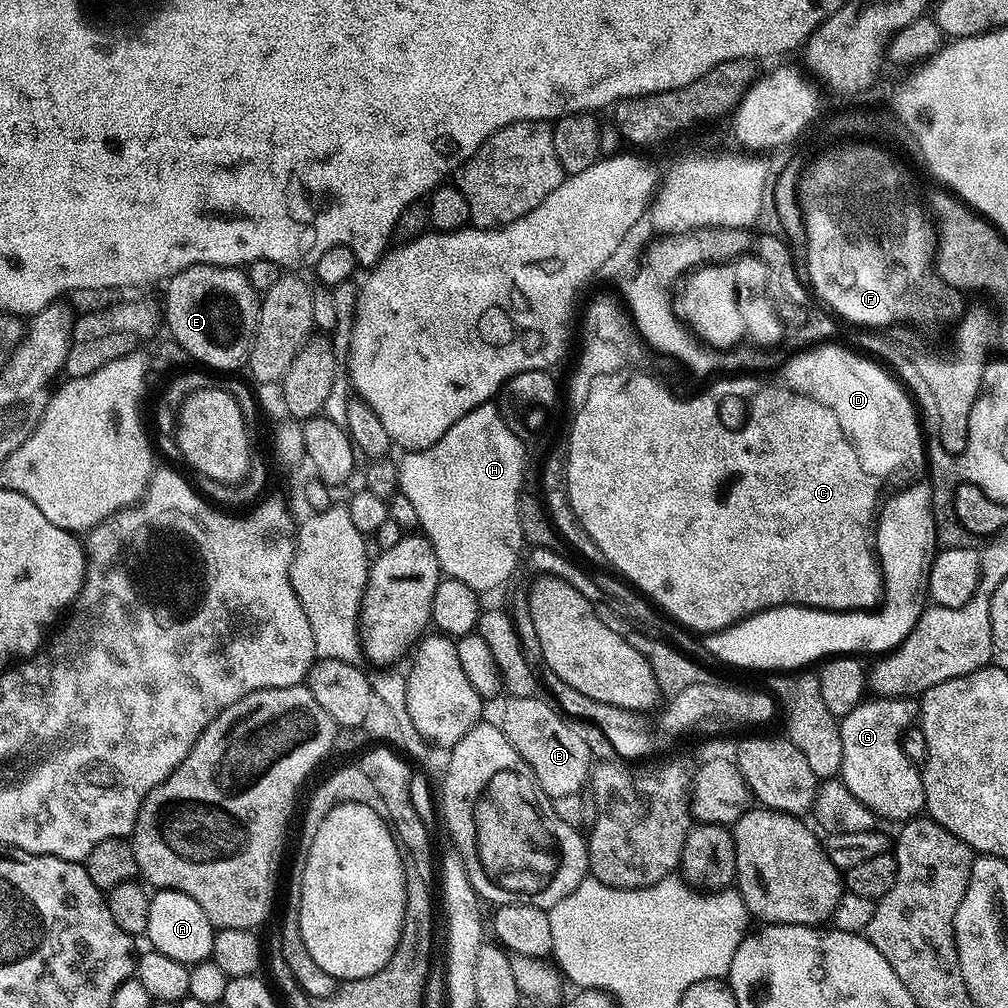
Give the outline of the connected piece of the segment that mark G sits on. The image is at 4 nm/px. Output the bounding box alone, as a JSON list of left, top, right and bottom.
[839,698,925,822]

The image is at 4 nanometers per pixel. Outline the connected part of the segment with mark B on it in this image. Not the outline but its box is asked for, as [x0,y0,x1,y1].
[486,695,594,800]

